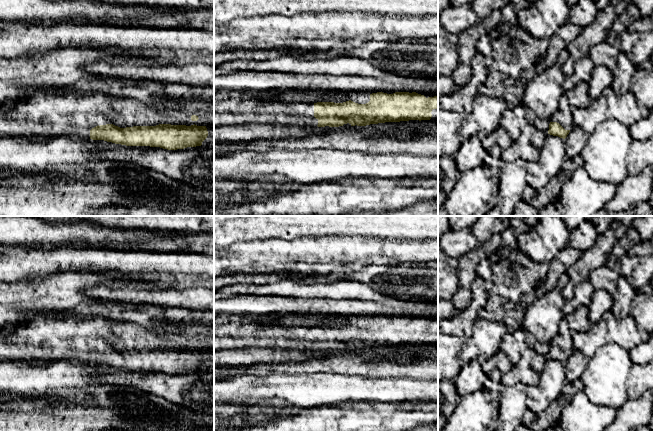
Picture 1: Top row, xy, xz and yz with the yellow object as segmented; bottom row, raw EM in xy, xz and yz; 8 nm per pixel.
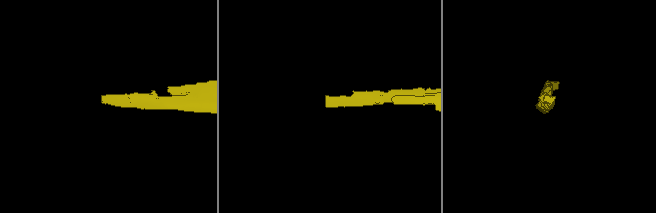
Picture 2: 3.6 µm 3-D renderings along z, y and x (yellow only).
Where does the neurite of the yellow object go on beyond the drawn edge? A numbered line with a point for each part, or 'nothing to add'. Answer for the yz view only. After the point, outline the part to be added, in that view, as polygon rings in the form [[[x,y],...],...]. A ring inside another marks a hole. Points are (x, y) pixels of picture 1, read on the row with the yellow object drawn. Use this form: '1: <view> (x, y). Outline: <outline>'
1: yz (563, 115). Outline: [[[560,100],[558,109],[549,119],[550,122],[559,123],[565,130],[571,130],[574,127],[572,118],[572,108],[569,102]]]

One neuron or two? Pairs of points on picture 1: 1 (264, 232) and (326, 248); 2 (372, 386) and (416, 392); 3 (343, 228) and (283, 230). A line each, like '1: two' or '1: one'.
1: two
2: one
3: one

